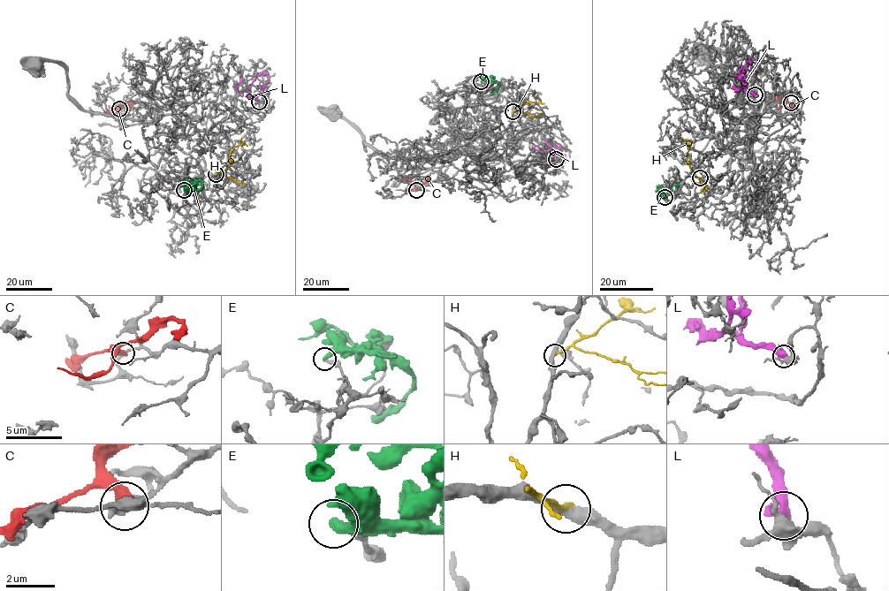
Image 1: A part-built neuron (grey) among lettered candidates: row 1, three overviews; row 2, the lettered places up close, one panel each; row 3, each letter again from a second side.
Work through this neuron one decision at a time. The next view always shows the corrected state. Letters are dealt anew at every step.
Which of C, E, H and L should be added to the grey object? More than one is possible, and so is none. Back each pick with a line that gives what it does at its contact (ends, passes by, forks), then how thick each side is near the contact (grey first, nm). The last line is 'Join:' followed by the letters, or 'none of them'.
Join: none of them

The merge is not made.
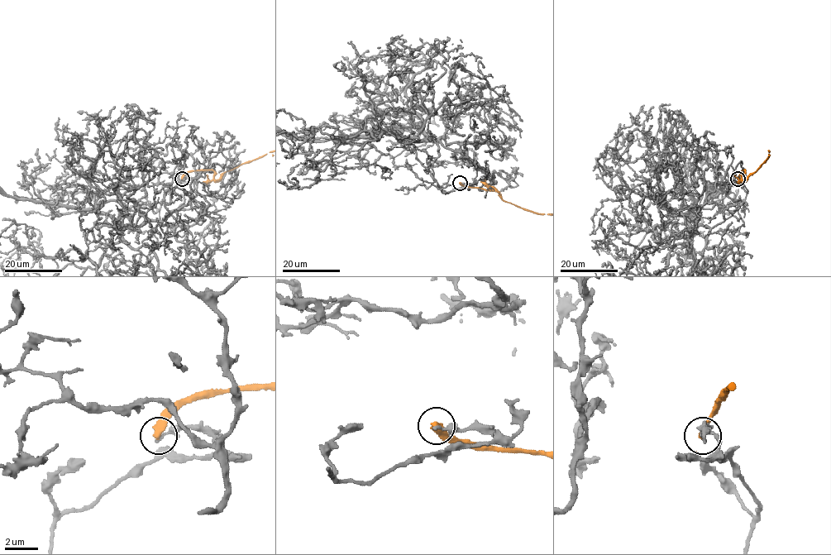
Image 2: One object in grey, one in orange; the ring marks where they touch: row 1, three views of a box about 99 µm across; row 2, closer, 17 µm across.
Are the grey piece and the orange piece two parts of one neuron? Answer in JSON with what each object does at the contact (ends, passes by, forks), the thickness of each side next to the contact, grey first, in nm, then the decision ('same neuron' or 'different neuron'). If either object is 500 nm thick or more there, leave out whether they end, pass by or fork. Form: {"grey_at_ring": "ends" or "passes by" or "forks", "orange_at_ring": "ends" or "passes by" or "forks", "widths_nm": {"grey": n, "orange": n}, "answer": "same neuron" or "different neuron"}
{"grey_at_ring": "ends", "orange_at_ring": "ends", "widths_nm": {"grey": 280, "orange": 320}, "answer": "different neuron"}

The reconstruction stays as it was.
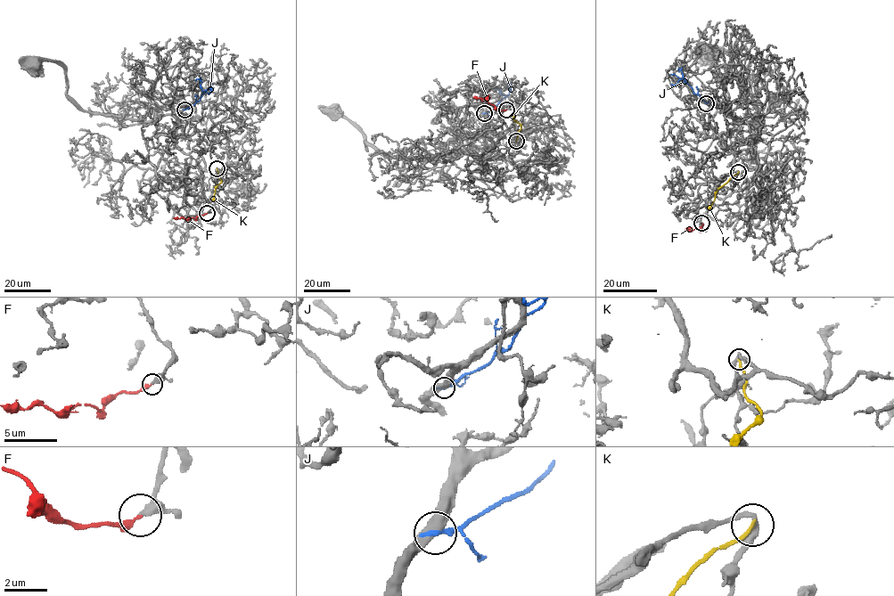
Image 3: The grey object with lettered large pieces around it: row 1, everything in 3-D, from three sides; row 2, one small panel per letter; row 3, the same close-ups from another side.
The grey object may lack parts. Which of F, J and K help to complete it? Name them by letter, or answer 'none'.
F

